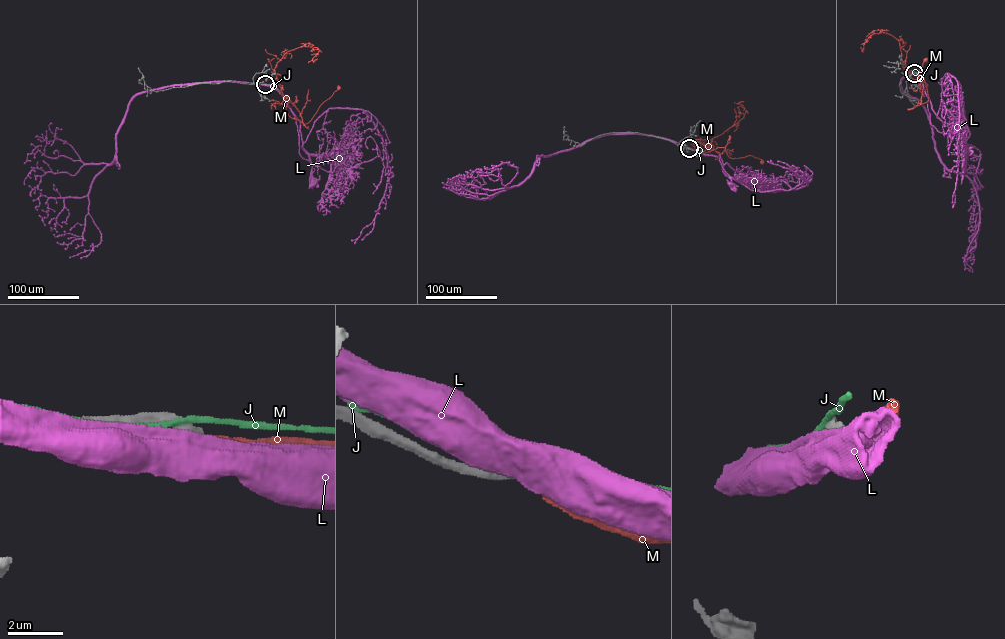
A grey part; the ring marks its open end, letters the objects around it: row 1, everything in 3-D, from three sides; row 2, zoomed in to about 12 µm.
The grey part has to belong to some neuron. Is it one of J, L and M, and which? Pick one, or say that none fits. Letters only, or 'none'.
M

